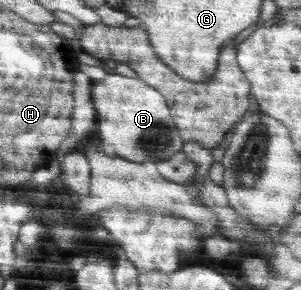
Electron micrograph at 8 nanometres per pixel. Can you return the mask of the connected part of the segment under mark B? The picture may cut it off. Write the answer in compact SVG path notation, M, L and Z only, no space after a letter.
M114 73L97 81L93 98L99 116L99 134L108 149L136 163L166 161L183 151L186 141L171 116L167 99L141 78Z

